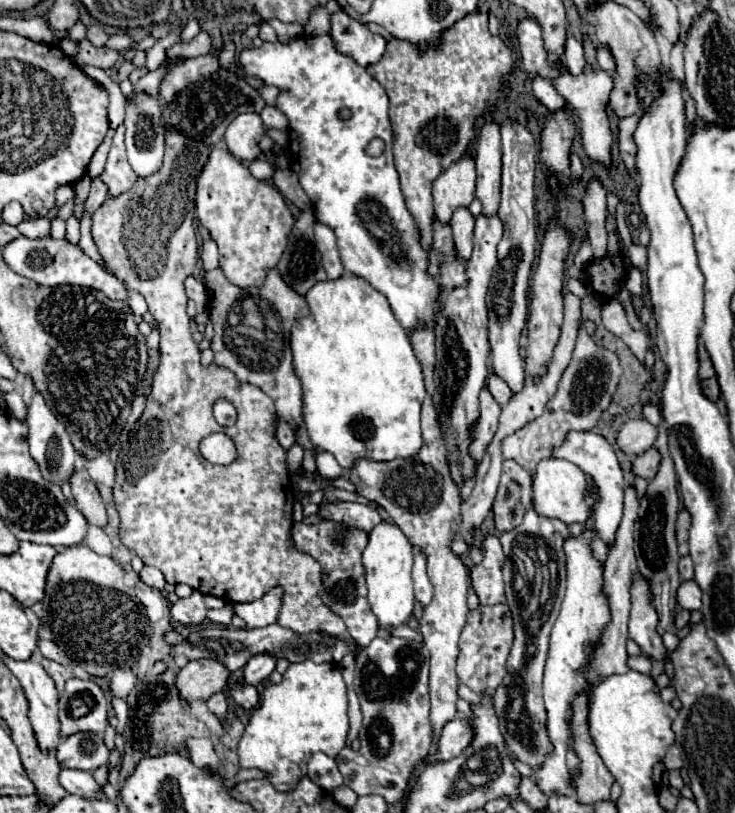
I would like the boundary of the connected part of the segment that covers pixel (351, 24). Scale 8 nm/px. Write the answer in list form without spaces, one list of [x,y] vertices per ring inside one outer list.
[[[345,11],[331,15],[329,35],[335,39],[337,51],[351,55],[351,59],[355,59],[355,63],[359,63],[361,67],[377,63],[383,57],[387,45],[381,35],[371,33],[365,23],[349,17]]]

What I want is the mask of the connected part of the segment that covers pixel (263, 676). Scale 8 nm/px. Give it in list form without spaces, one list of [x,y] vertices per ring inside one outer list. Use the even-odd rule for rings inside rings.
[[[255,655],[243,669],[245,683],[253,685],[253,687],[259,687],[263,681],[269,679],[273,669],[275,669],[275,657],[271,657],[271,655]]]

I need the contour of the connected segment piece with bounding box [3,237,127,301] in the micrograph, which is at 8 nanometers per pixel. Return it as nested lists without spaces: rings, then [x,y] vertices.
[[[19,237],[19,239],[11,241],[9,245],[5,245],[3,259],[5,259],[5,263],[17,275],[33,279],[39,285],[47,285],[47,287],[55,287],[55,285],[79,285],[79,287],[91,287],[91,289],[103,291],[113,301],[127,299],[125,285],[115,275],[105,273],[93,259],[89,259],[81,251],[79,245],[71,245],[69,241],[55,241],[53,237],[31,241],[27,237]]]

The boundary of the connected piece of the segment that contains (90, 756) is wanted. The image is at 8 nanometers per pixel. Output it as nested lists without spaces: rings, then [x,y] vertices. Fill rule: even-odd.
[[[75,733],[61,739],[57,747],[57,759],[61,767],[95,771],[107,763],[109,751],[103,743],[101,733]]]

